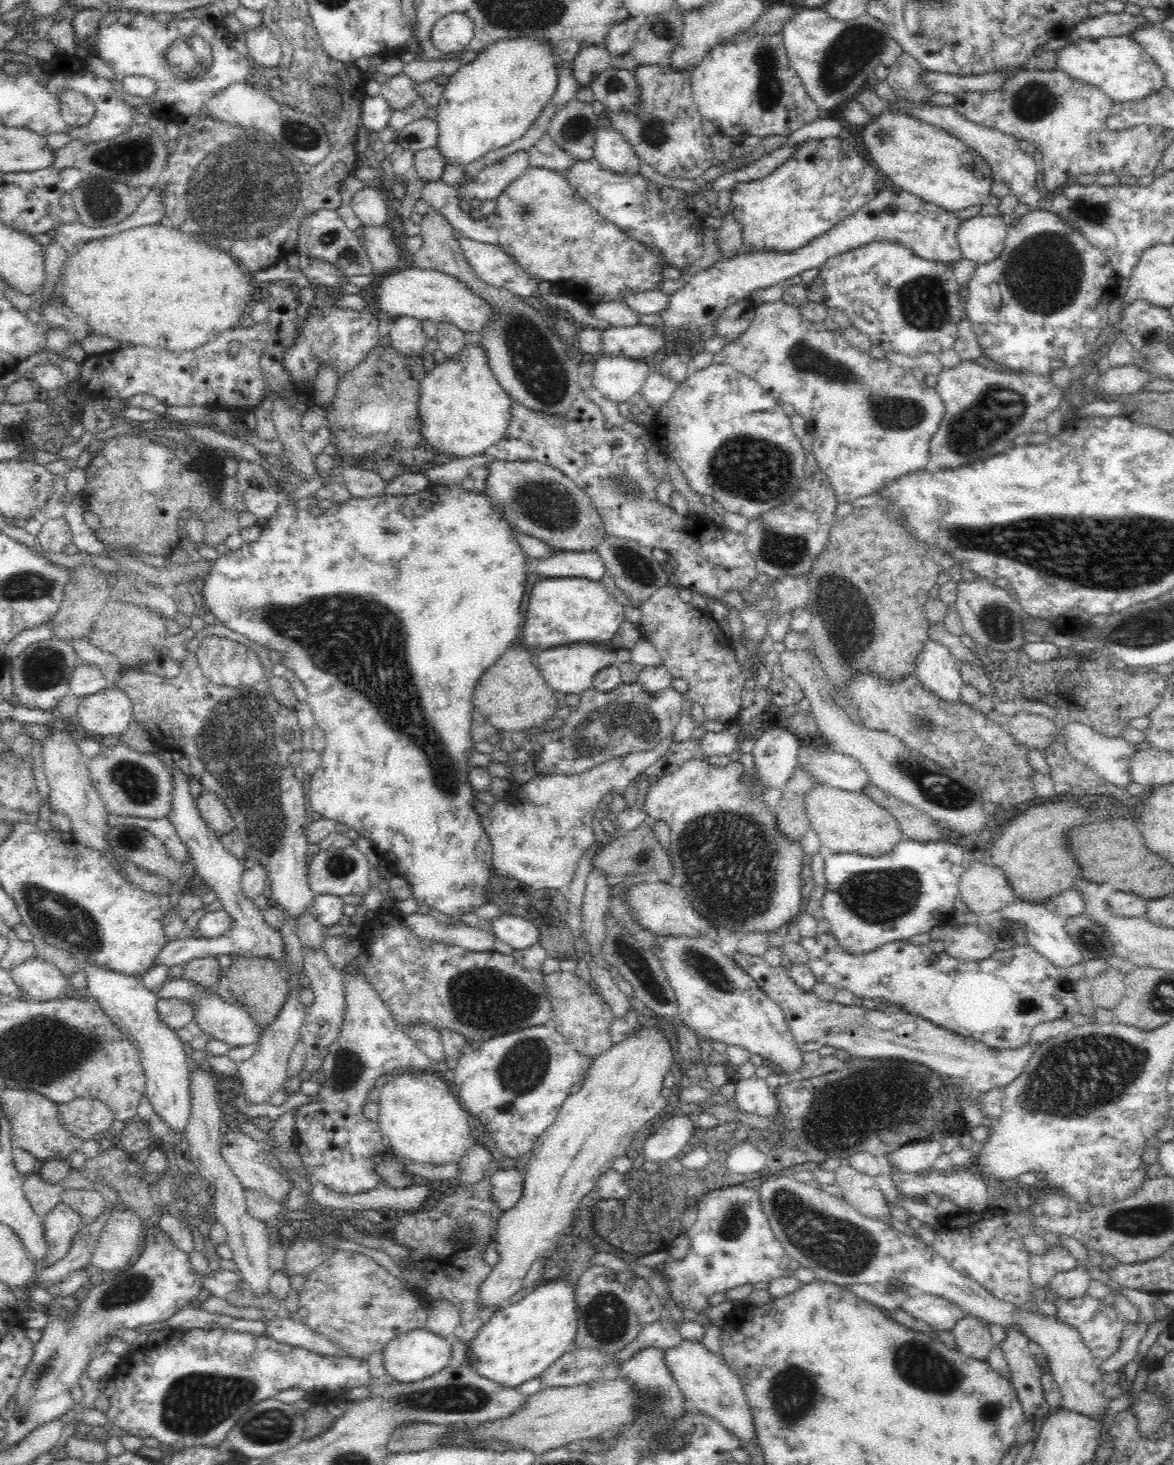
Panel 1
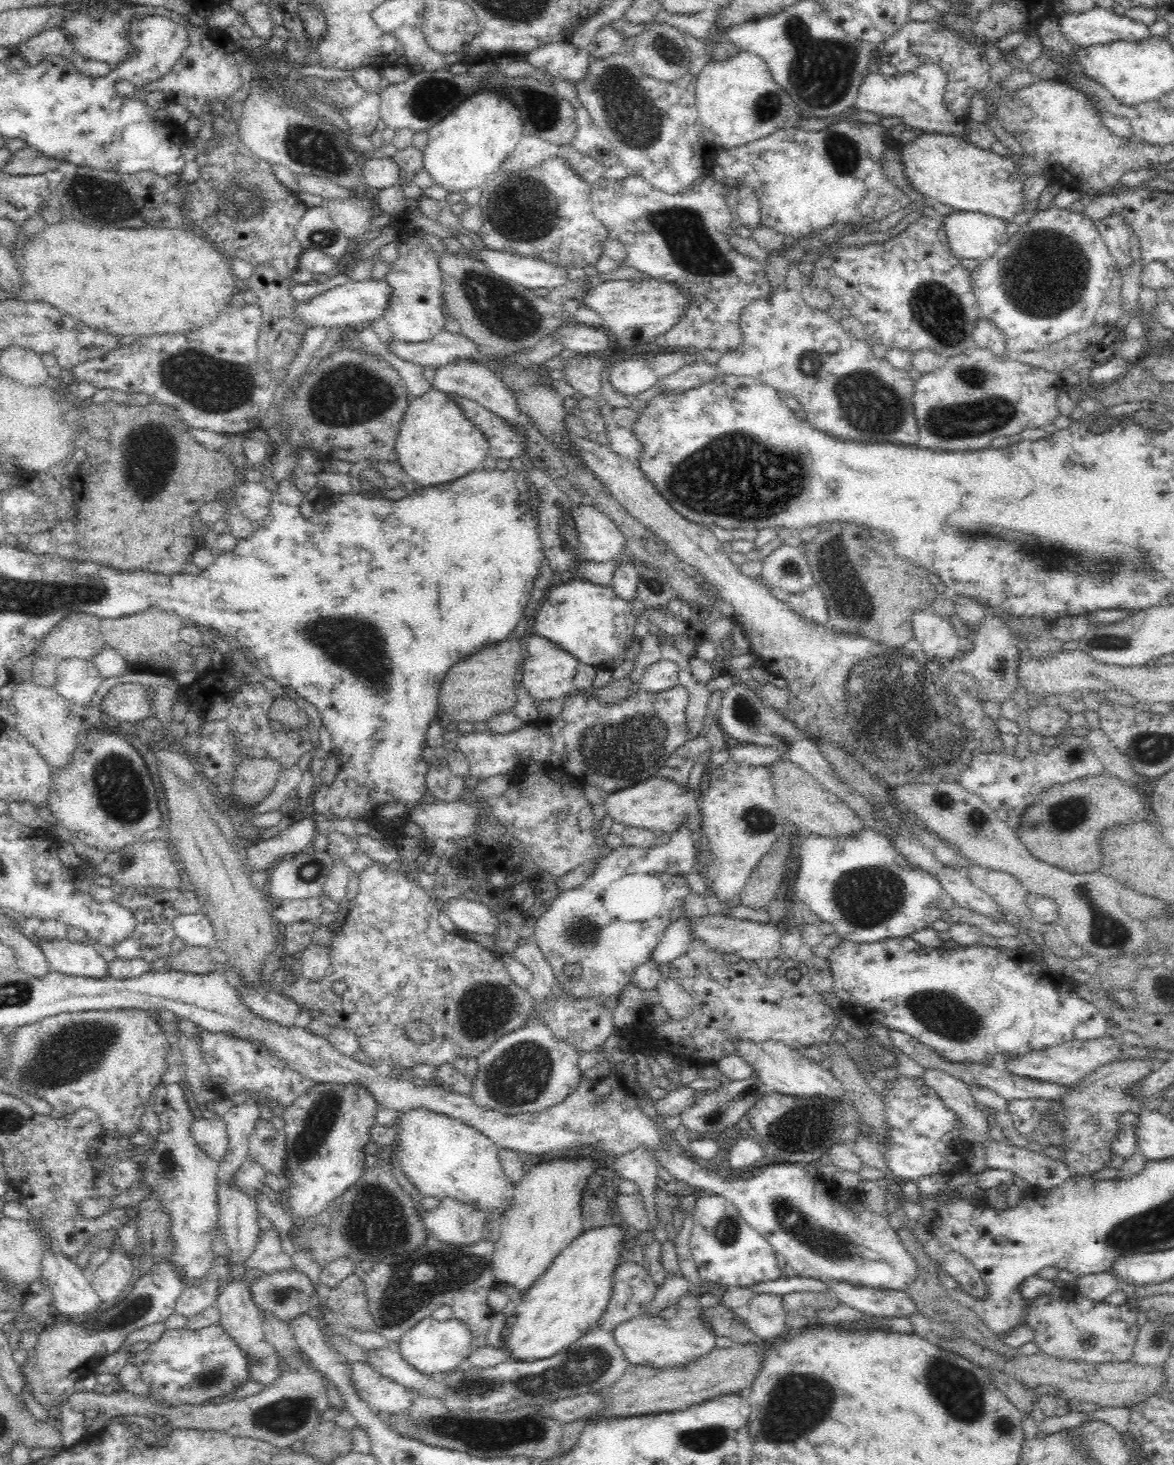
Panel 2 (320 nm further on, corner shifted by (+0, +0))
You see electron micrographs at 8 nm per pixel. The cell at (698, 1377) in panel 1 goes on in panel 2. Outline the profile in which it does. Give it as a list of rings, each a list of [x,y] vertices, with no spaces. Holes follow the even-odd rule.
[[[682,1296],[677,1302],[677,1315],[674,1318],[664,1319],[659,1314],[656,1316],[642,1314],[618,1324],[616,1328],[612,1328],[611,1334],[619,1353],[632,1365],[643,1364],[654,1368],[686,1366],[688,1362],[704,1356],[706,1352],[716,1348],[717,1337],[704,1322],[700,1313],[702,1310],[698,1296]]]

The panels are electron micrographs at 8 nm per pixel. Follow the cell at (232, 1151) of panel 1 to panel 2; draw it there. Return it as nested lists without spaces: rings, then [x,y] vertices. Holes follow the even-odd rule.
[[[222,1118],[194,1120],[189,1129],[192,1139],[204,1153],[214,1160],[222,1160],[228,1146],[228,1134]]]

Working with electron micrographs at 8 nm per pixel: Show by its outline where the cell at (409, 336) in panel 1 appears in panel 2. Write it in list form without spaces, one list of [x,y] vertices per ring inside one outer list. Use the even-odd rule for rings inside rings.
[[[419,203],[413,210],[404,210],[395,217],[395,227],[401,230],[397,240],[398,256],[390,262],[388,270],[384,269],[386,272],[384,281],[390,285],[390,298],[388,298],[388,304],[382,312],[382,318],[388,323],[393,338],[413,343],[430,340],[435,334],[441,333],[445,329],[445,320],[447,319],[446,314],[442,311],[444,307],[443,278],[439,267],[439,255],[423,237],[425,231],[411,223],[418,216],[424,216]]]

